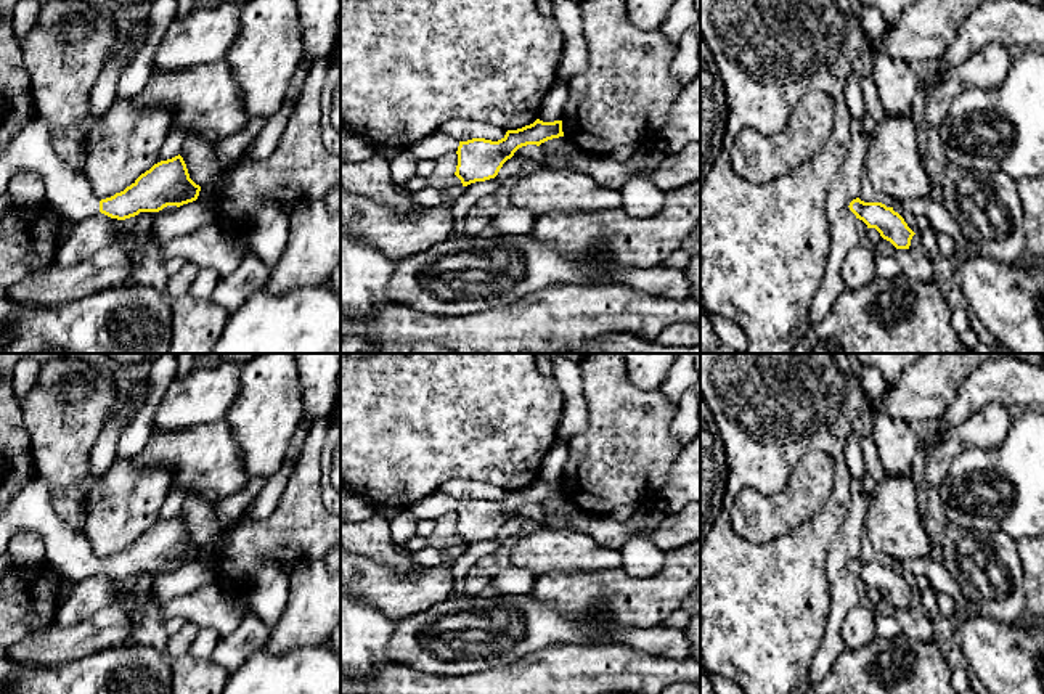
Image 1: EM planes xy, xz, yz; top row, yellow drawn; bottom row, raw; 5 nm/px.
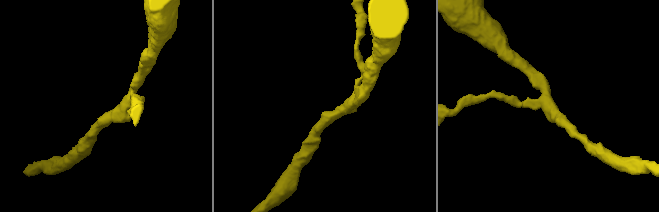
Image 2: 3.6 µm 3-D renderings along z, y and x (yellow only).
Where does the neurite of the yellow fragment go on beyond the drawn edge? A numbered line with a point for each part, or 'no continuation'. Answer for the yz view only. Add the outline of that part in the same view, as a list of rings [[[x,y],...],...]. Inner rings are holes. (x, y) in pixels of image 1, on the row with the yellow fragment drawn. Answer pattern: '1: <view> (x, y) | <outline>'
no continuation

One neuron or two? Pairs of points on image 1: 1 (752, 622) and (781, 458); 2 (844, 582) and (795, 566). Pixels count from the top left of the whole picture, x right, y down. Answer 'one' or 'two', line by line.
1: one
2: two

